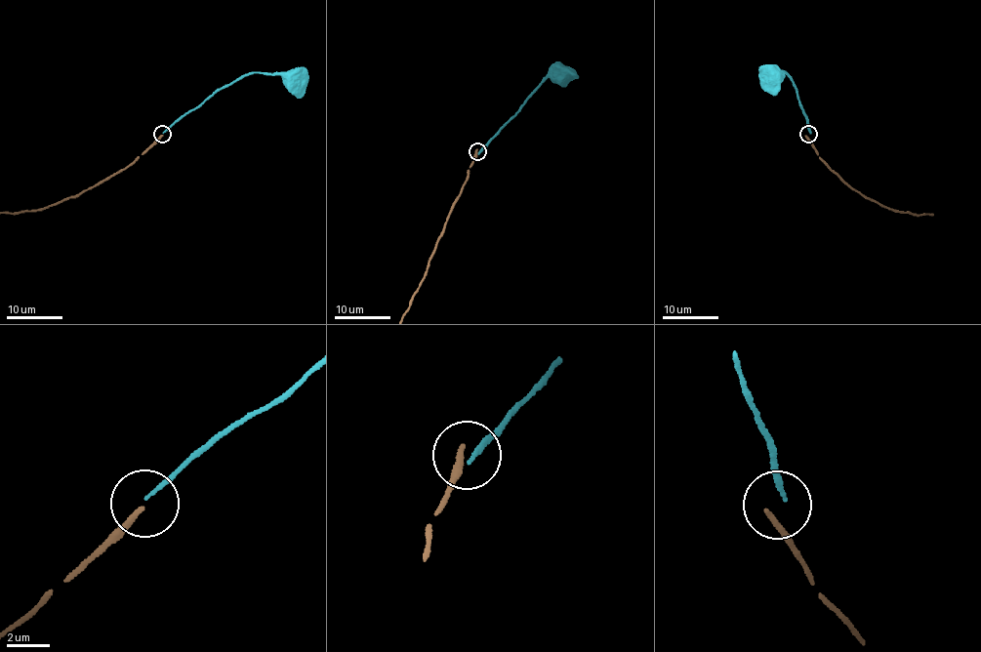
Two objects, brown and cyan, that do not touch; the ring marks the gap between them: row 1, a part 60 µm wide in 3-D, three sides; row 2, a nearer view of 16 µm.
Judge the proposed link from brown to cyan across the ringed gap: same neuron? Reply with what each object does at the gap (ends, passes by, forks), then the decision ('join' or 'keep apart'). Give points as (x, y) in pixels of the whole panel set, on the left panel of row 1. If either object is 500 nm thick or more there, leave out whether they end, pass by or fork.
brown ends | cyan ends | keep apart

